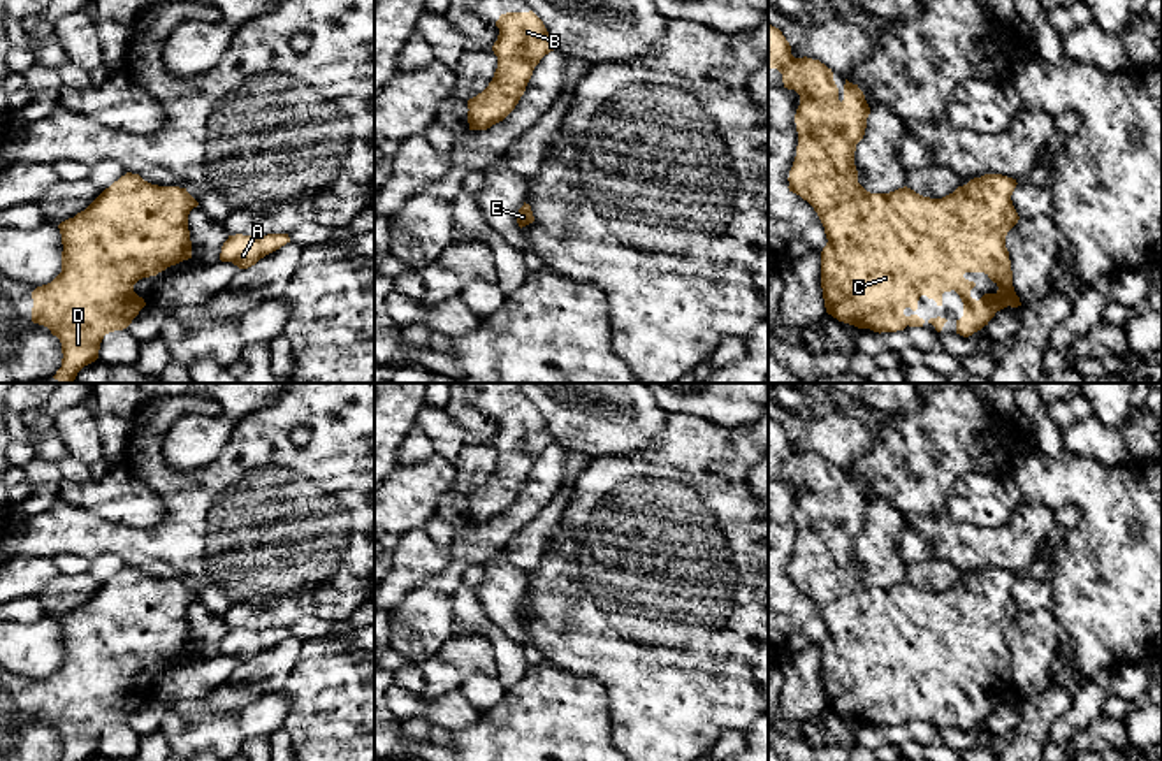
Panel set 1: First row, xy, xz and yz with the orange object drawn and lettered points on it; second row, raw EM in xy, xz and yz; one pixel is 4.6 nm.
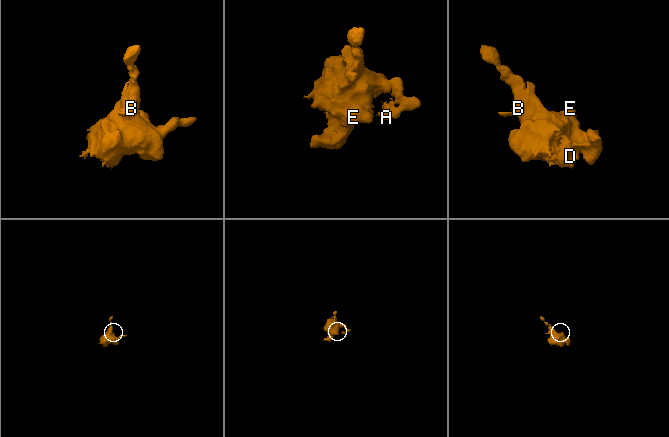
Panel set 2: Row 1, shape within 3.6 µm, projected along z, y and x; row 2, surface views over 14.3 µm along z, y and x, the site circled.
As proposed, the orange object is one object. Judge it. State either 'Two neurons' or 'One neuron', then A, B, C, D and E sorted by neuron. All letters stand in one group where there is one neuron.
One neuron. Groups: A B C D E

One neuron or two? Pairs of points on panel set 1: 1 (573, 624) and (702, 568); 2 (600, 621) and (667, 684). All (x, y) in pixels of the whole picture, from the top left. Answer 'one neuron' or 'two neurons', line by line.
1: one neuron
2: one neuron

